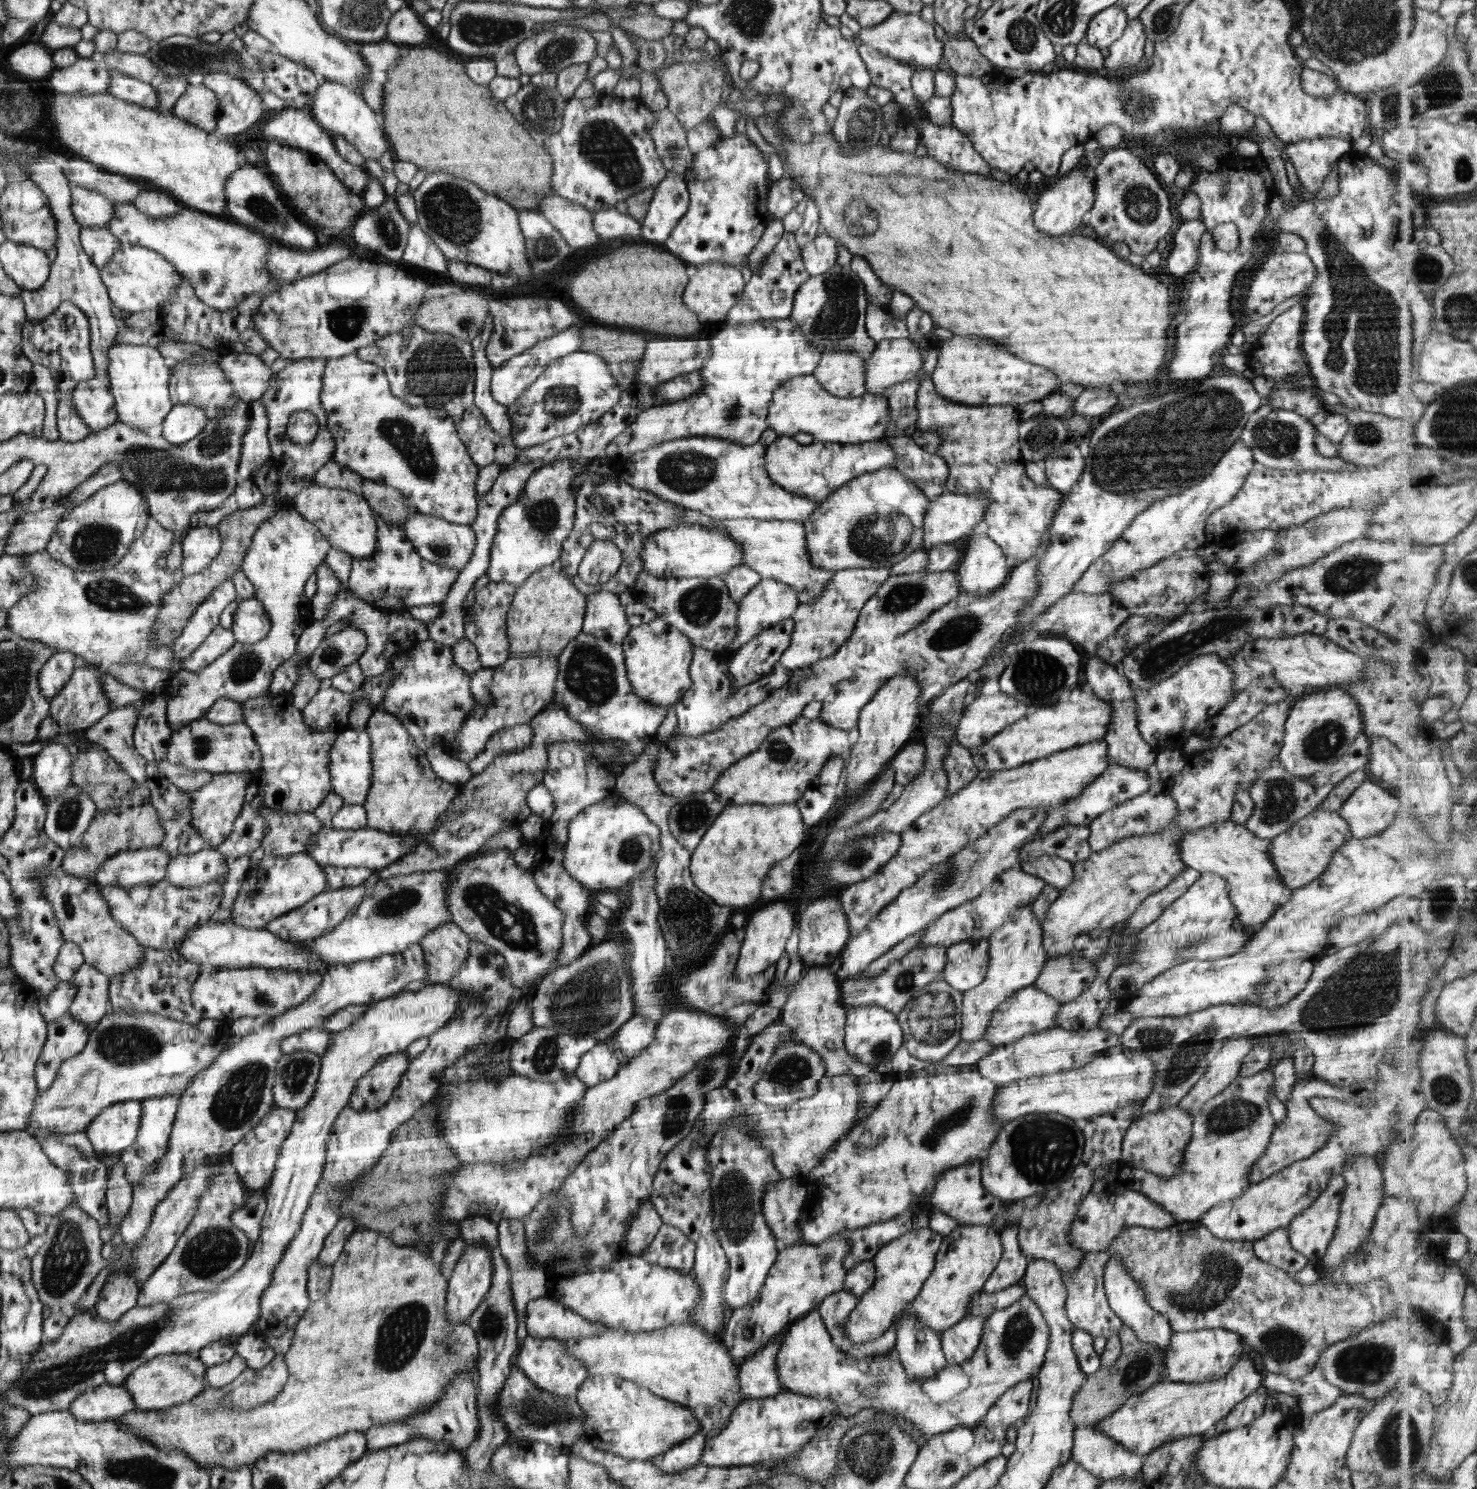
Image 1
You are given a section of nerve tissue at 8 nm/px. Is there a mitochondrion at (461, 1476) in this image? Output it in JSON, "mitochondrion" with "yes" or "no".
{"mitochondrion":"no"}

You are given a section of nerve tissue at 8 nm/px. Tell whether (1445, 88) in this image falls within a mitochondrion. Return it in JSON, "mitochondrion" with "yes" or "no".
{"mitochondrion":"yes"}

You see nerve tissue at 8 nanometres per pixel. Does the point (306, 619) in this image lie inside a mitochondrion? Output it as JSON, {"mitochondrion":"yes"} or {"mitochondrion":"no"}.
{"mitochondrion":"no"}

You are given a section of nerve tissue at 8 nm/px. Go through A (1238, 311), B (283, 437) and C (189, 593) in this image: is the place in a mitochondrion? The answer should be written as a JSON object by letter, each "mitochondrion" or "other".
{"A":"other","B":"other","C":"other"}

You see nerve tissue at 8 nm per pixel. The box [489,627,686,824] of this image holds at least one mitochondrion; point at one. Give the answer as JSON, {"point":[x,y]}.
{"point":[589,673]}

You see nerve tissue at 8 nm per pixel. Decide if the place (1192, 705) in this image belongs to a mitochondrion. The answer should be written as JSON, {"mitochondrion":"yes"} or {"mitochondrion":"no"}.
{"mitochondrion":"no"}

